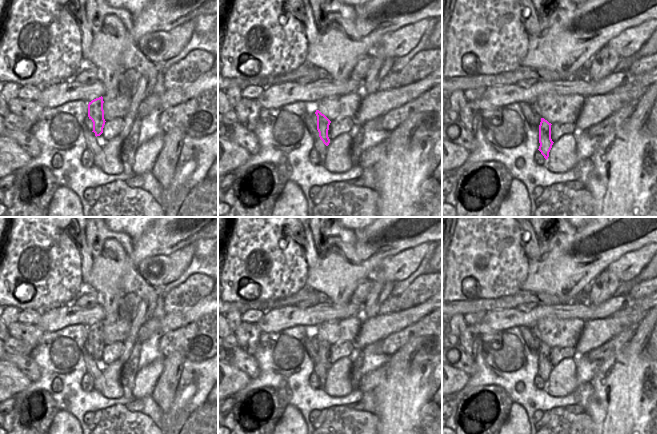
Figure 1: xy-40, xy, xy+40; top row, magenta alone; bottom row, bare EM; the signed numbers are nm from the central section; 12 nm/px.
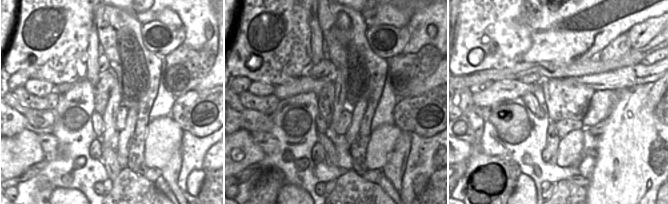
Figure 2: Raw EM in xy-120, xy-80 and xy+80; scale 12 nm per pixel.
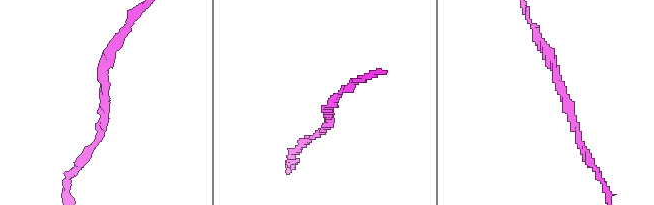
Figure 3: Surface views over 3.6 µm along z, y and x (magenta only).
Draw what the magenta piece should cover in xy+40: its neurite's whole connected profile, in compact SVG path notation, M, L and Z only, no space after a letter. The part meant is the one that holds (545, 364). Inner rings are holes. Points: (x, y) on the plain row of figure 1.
M541 342L541 346L539 349L539 375L547 384L549 381L549 376L552 372L553 365L551 363L551 347L549 347L544 342Z

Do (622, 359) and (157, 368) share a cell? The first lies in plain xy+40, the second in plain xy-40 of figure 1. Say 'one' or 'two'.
two

